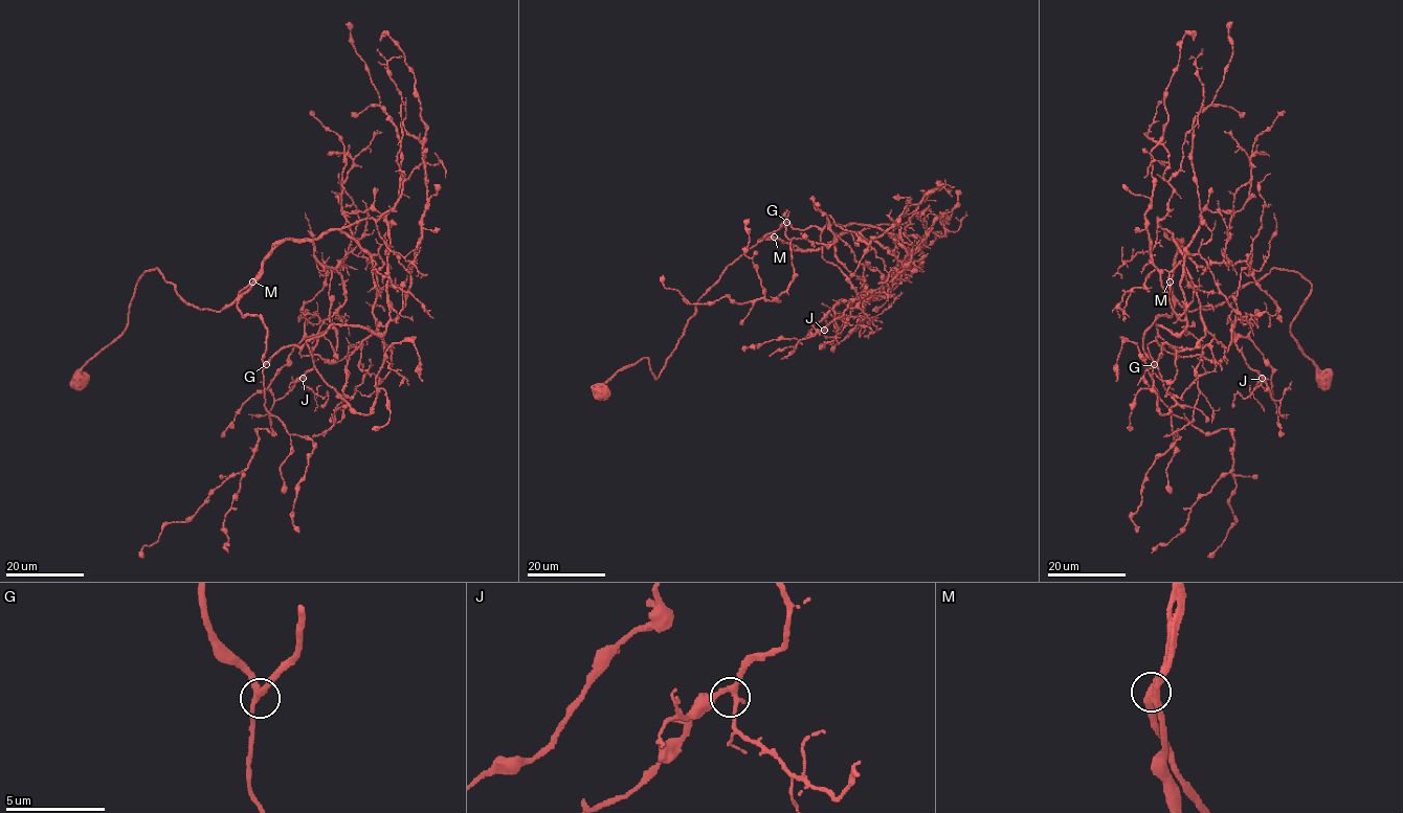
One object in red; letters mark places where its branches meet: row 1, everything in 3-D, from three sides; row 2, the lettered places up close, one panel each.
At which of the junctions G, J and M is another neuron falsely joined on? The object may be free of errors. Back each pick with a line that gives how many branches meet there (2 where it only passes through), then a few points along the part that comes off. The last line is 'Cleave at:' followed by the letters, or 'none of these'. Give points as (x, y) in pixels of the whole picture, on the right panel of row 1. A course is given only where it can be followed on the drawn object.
Cleave at: none of these

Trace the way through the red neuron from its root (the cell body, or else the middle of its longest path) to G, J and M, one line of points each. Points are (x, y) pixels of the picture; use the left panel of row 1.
G: (80, 378), (125, 330), (135, 285), (155, 268), (198, 309), (236, 301), (243, 315), (258, 315), (266, 364)
J: (80, 378), (125, 330), (146, 271), (221, 311), (280, 244), (307, 239), (346, 300), (303, 378)
M: (80, 378), (81, 369), (125, 330), (135, 285), (146, 271), (156, 268), (186, 302), (216, 311), (253, 280)

